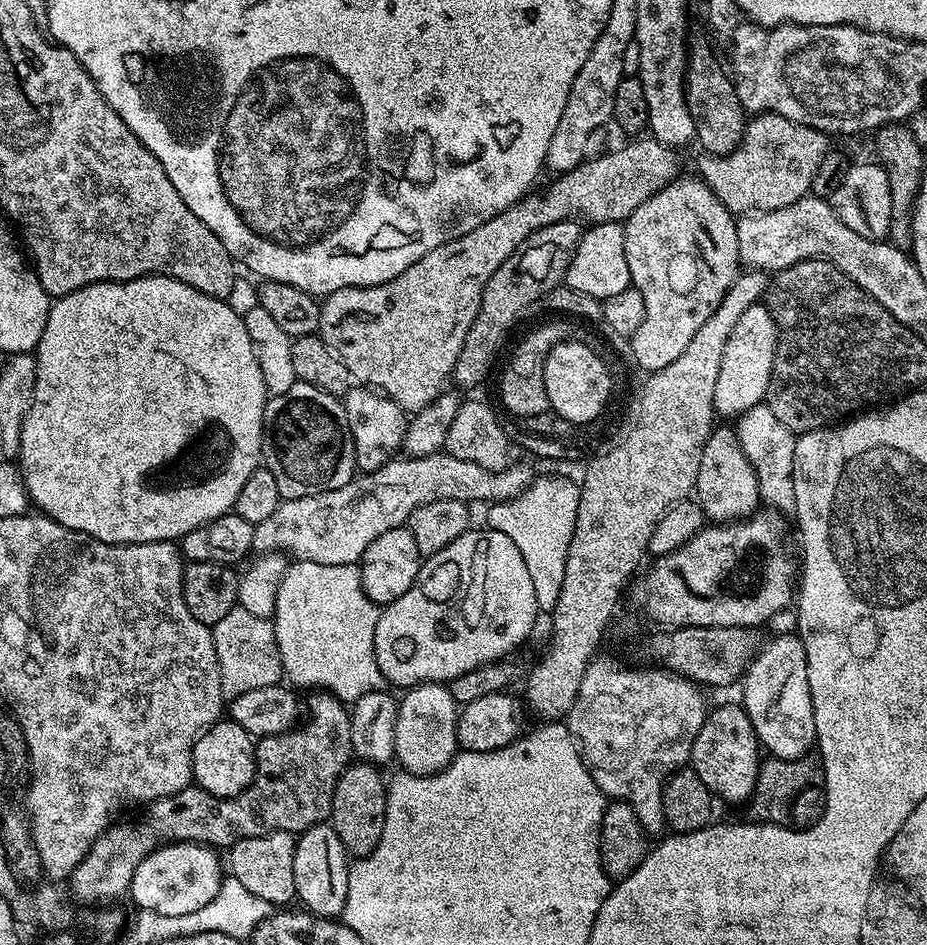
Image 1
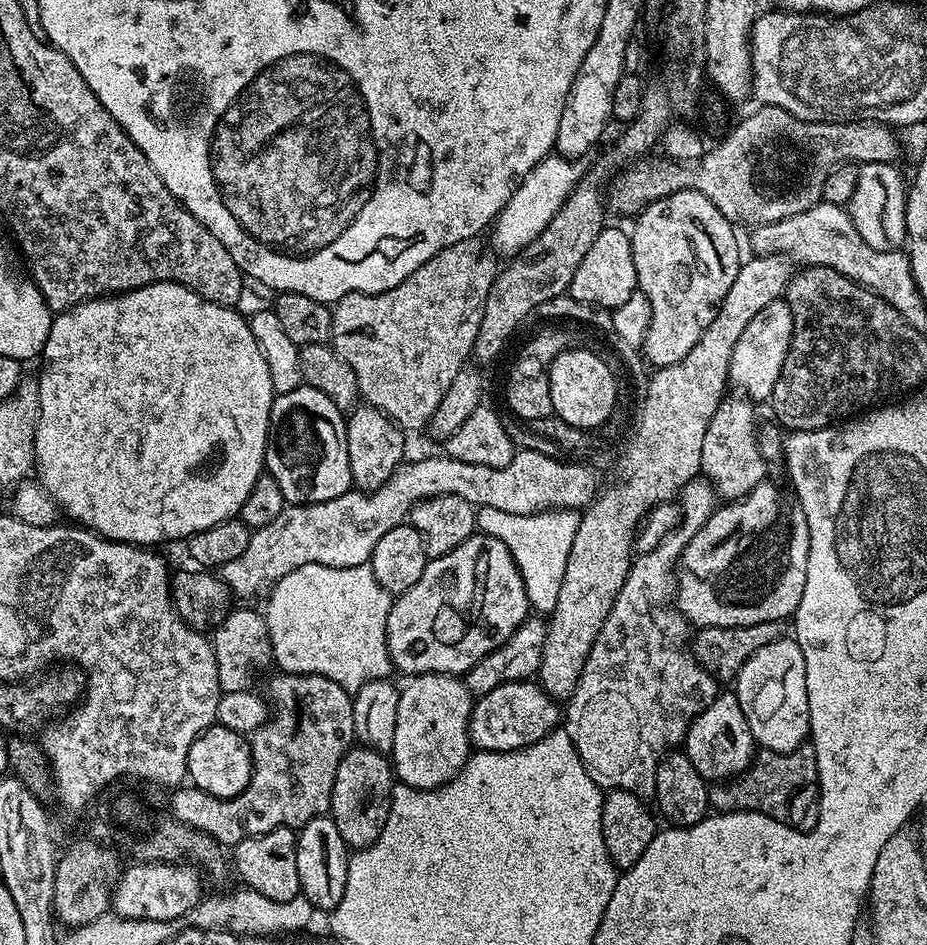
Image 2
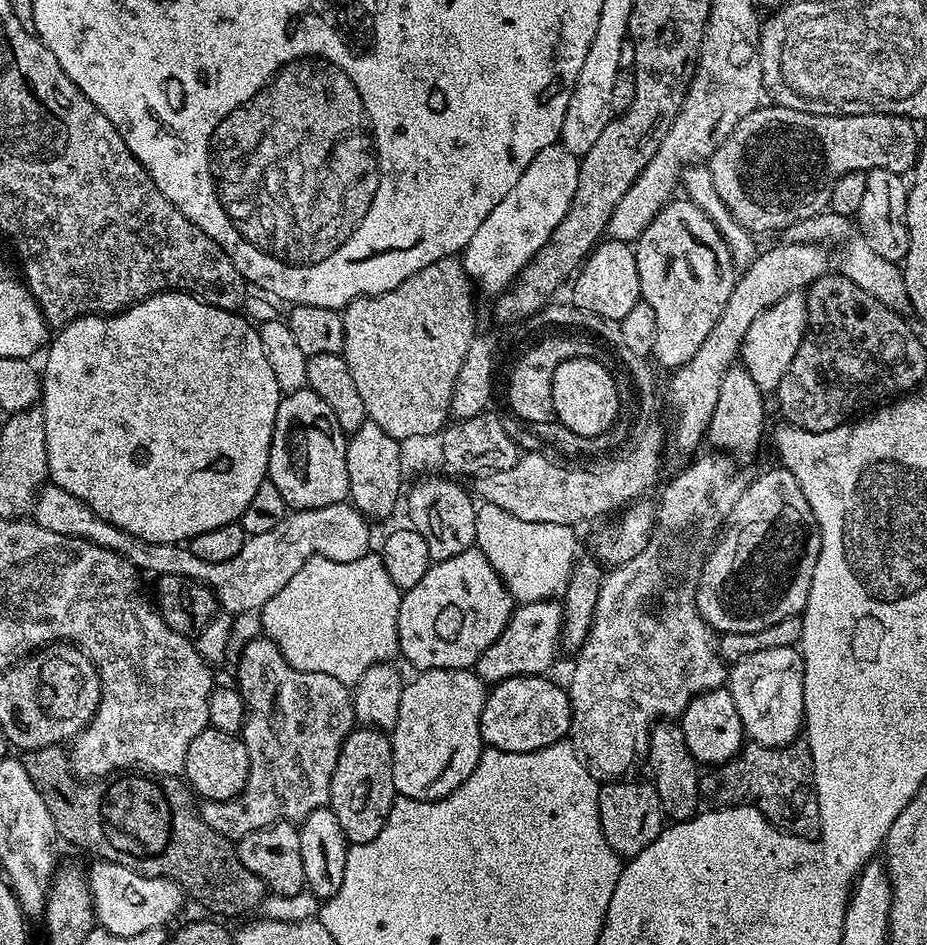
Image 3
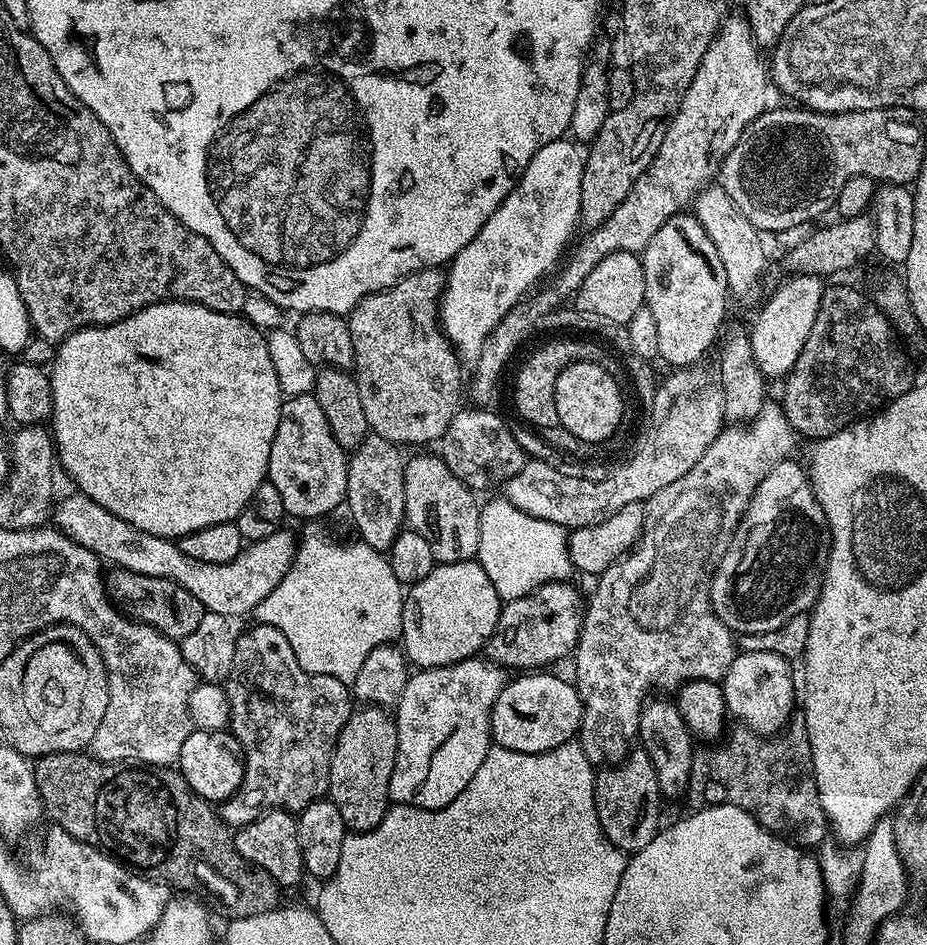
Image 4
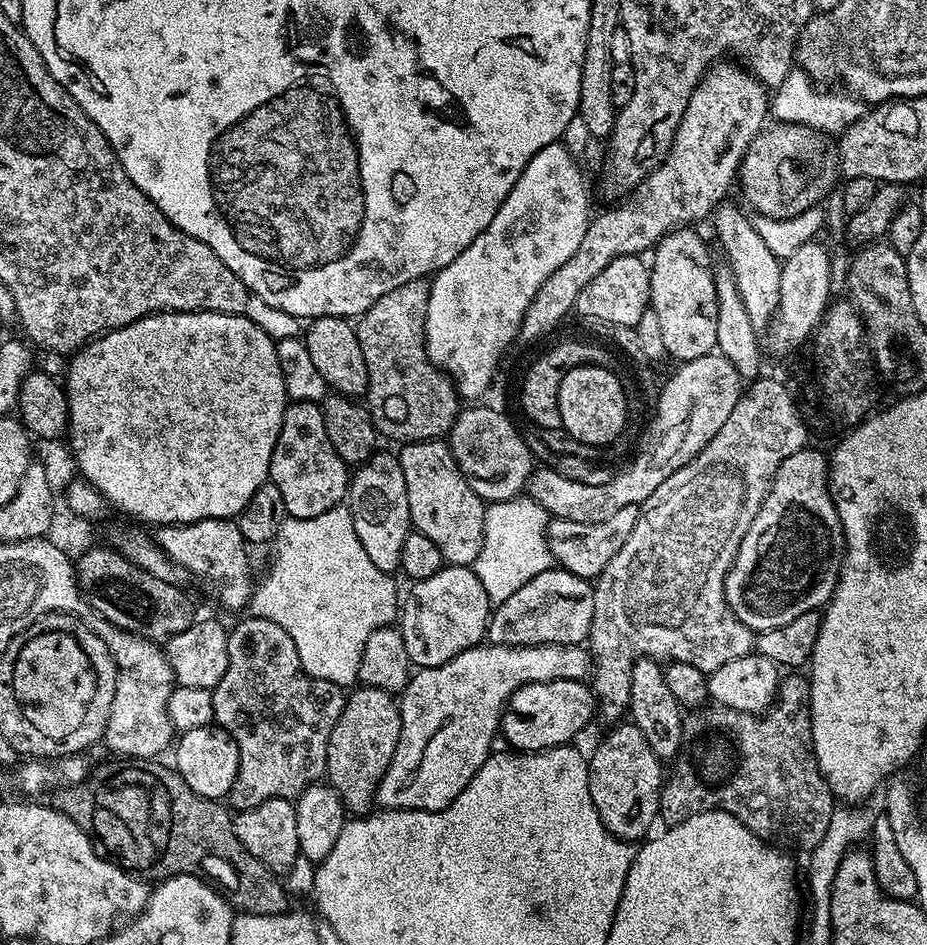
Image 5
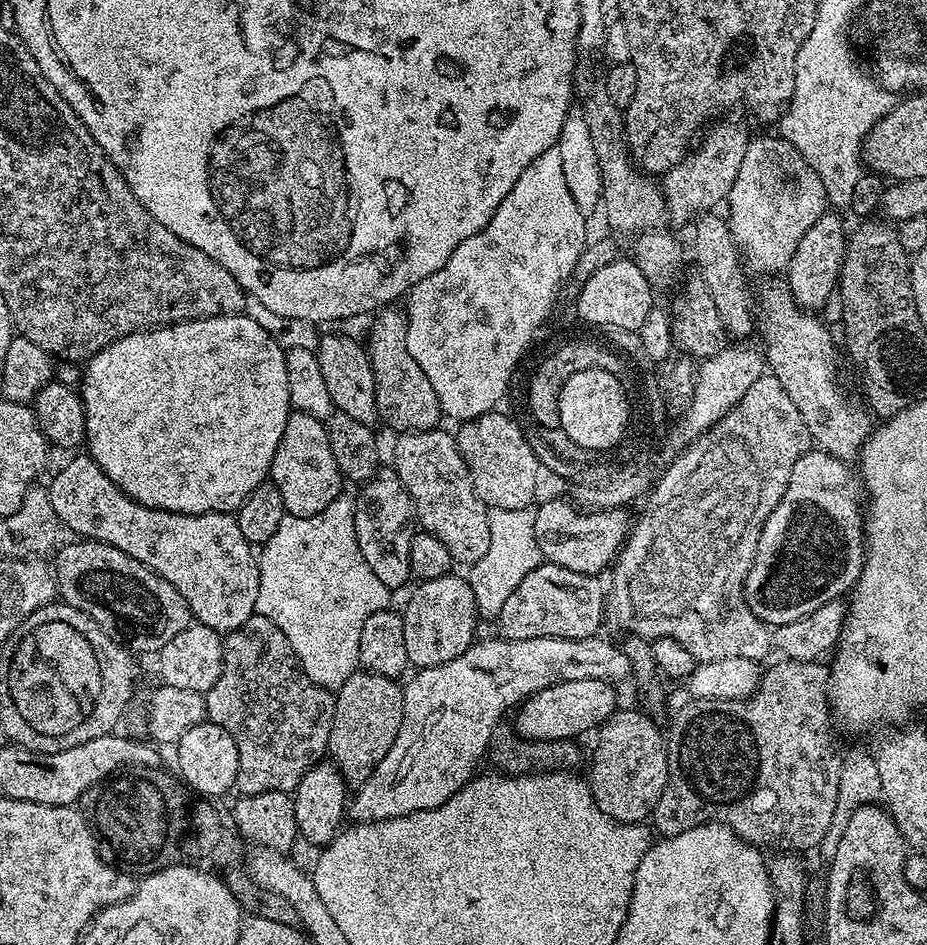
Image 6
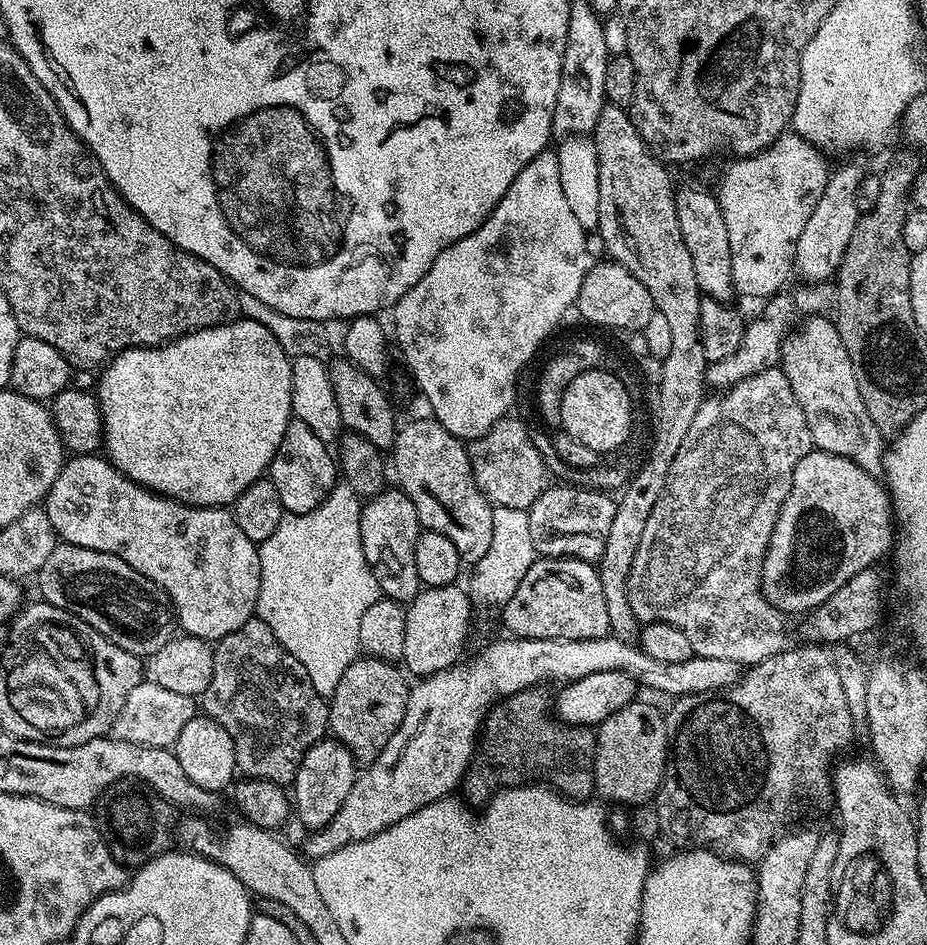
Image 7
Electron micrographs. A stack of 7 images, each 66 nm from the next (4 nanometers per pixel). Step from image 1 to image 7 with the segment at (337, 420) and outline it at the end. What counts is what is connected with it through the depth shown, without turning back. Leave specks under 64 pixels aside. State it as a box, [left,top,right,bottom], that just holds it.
[266,418,338,514]

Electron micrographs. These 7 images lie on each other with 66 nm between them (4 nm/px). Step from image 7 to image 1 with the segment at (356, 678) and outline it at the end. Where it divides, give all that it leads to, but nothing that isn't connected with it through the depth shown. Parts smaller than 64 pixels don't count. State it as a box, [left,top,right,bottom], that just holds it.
[330,762,388,857]

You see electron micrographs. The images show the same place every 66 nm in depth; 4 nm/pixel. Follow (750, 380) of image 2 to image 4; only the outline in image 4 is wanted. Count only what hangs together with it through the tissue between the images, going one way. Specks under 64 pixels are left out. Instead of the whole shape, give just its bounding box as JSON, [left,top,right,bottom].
[750,274,826,378]

